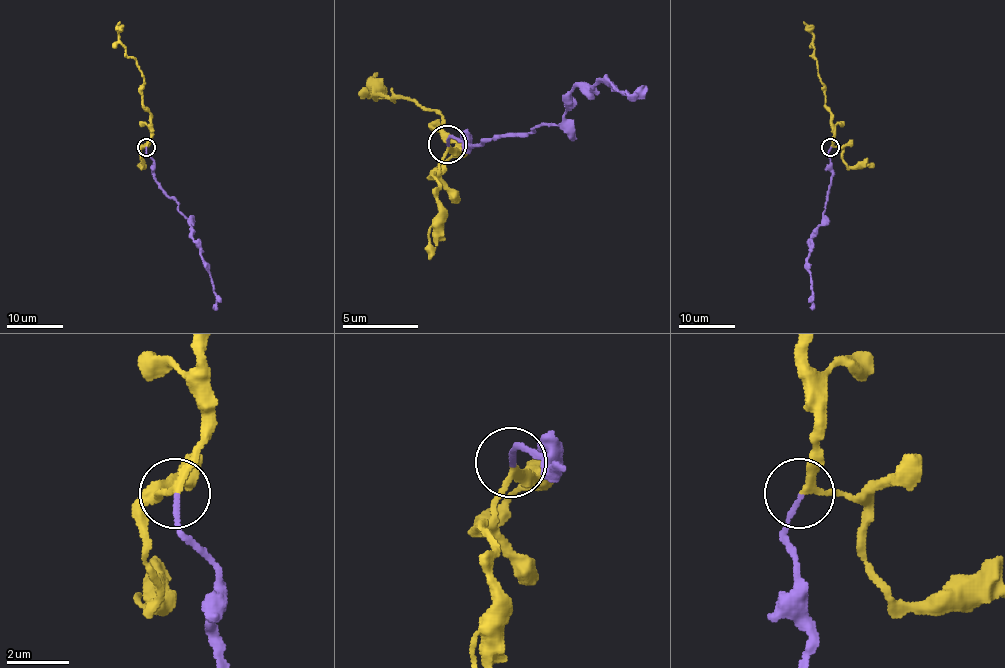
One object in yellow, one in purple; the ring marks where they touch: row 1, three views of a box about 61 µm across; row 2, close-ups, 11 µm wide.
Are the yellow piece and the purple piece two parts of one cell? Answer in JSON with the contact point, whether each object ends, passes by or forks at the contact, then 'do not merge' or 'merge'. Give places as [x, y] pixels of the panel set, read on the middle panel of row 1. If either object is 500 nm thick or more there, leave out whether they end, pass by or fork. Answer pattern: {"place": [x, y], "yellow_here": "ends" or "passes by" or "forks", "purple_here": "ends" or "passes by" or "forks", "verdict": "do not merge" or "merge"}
{"place": [447, 144], "yellow_here": "passes by", "purple_here": "ends", "verdict": "merge"}

